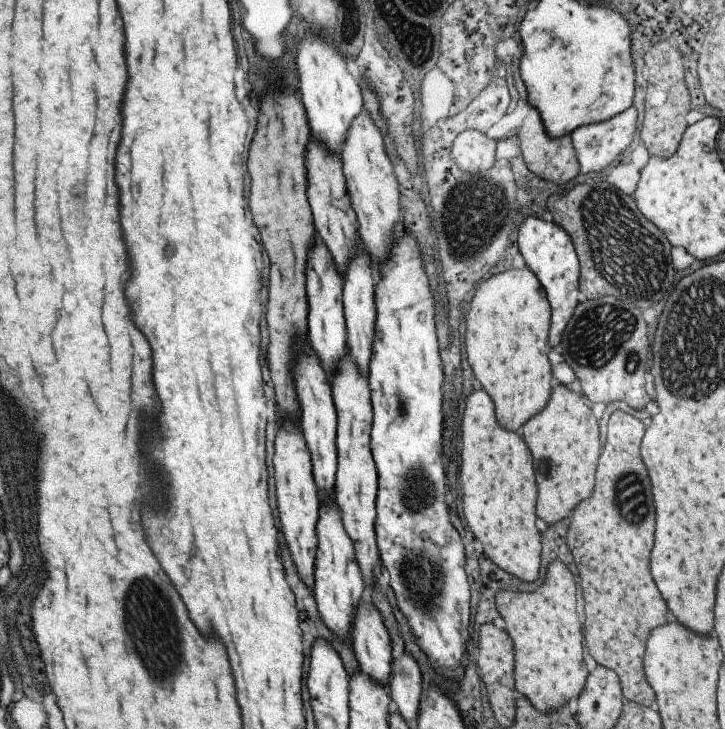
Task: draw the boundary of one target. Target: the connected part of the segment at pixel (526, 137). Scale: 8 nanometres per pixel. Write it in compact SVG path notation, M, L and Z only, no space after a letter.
M529 107L527 115L522 120L521 127L515 130L519 138L519 150L527 170L531 170L541 180L551 180L551 184L564 185L579 173L577 157L575 156L569 135L561 138L549 138L541 122L539 112Z

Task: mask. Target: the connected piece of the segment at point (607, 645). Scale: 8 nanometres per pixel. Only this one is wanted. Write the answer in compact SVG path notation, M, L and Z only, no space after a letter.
M616 410L609 416L606 429L605 444L595 467L593 492L587 500L581 500L573 508L568 520L566 545L577 564L579 584L585 600L583 638L587 652L597 665L617 674L624 700L649 706L653 702L653 692L647 684L642 667L643 646L647 642L645 638L649 630L653 626L661 626L661 622L667 622L667 610L649 574L649 550L653 546L653 500L645 466L639 460L639 440L643 436L643 426L637 418Z

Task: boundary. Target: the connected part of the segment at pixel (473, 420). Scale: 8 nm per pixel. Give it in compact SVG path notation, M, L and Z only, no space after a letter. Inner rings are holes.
M475 390L465 398L463 418L461 418L461 464L459 464L459 484L461 484L461 514L473 536L481 542L483 554L493 560L493 564L523 582L535 582L539 578L540 554L539 532L535 528L535 482L533 482L533 462L523 440L503 430L495 416L493 404L483 390Z

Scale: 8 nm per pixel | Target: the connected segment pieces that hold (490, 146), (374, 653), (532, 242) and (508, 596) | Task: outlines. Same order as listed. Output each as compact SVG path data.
M465 130L459 140L451 140L451 158L457 168L465 172L487 170L495 160L497 140L488 138L483 132Z
M365 596L357 602L349 637L353 641L358 670L373 682L386 686L391 674L391 642L383 617Z
M528 216L521 220L517 232L517 248L521 254L525 267L541 283L550 306L549 346L559 344L561 332L569 322L573 308L577 306L577 292L579 291L579 262L575 254L571 238L555 223L545 222L541 217Z
M553 560L547 566L543 582L531 594L500 590L495 593L495 606L505 622L504 631L510 636L513 650L514 689L517 695L527 698L537 712L551 712L567 706L570 698L576 698L583 690L587 668L581 660L581 624L575 610L575 582L564 564Z

